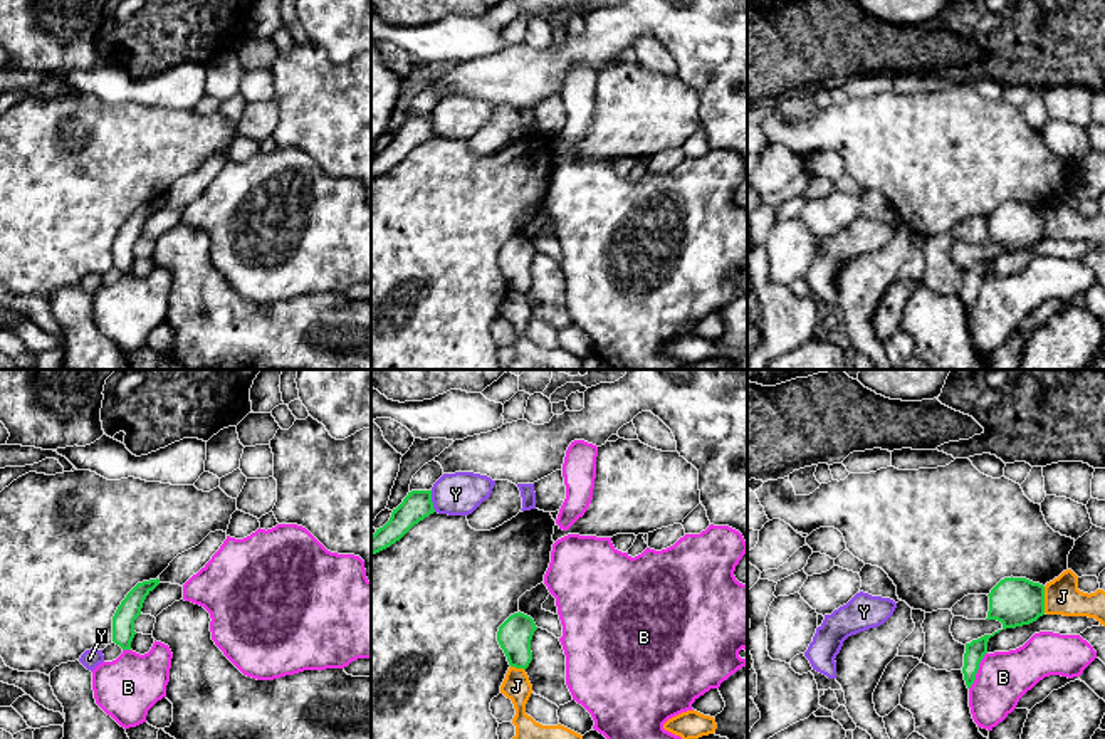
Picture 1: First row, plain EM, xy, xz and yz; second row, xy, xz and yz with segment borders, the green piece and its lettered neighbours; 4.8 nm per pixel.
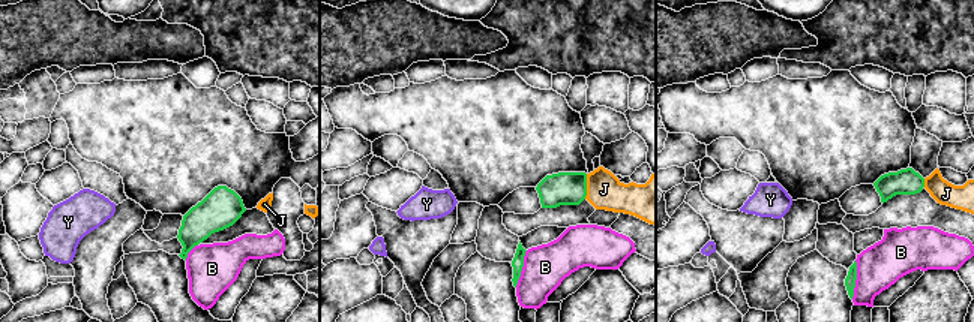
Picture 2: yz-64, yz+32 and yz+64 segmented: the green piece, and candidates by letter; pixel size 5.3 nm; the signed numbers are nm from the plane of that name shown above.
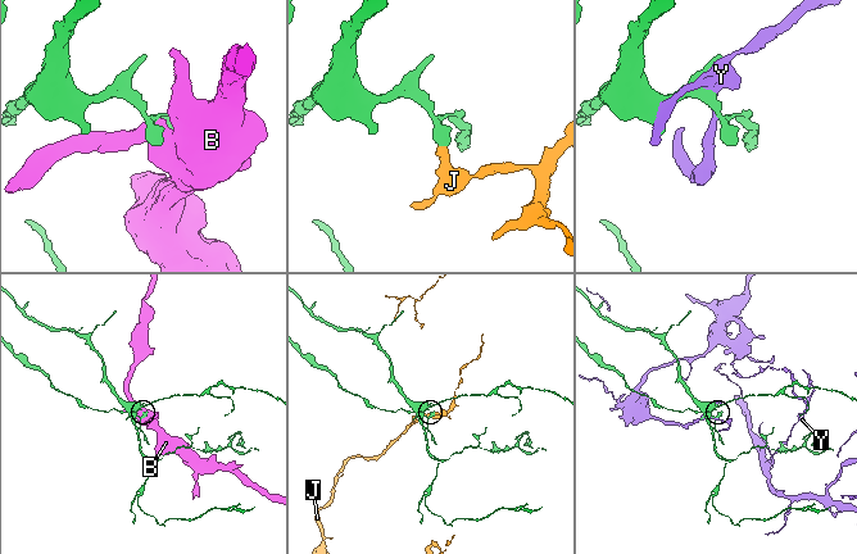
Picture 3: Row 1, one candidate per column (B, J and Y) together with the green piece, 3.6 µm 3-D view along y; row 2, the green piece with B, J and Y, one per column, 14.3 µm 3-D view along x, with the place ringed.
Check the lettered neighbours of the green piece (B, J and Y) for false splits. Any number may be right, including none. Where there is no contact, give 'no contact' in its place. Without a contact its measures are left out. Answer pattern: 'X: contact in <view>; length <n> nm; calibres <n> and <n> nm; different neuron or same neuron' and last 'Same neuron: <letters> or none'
B: contact in yz; length 200 nm; calibres 100 and 260 nm; different neuron
J: contact in yz; length 130 nm; calibres 240 and 180 nm; different neuron
Y: contact in xz; length 110 nm; calibres 140 and 200 nm; different neuron
Same neuron: none

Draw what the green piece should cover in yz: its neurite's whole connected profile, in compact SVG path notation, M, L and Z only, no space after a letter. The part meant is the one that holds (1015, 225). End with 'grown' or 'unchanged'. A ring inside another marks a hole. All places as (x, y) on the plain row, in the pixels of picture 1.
M1004 202L987 218L986 244L998 244L1003 254L1029 249L1045 238L1045 210L1026 202Z; unchanged

